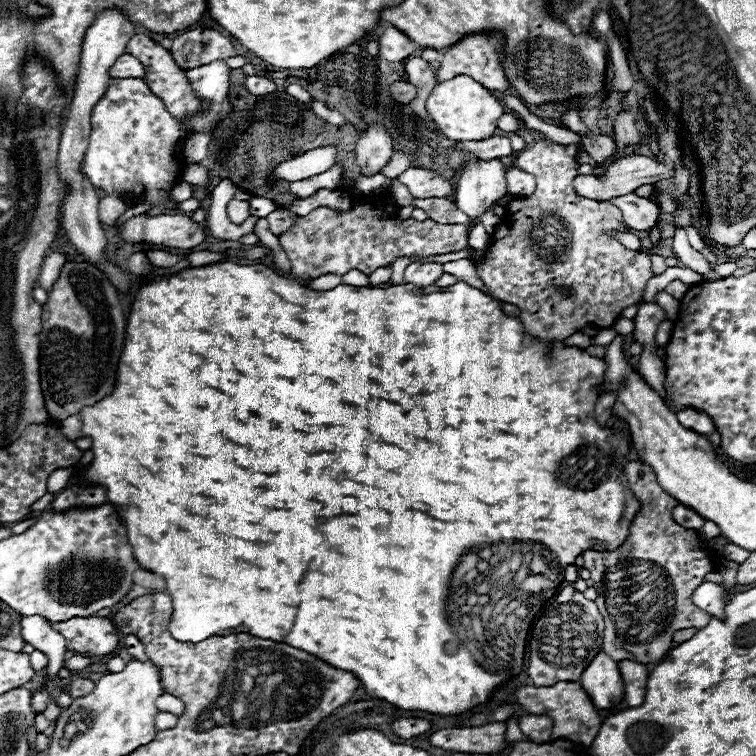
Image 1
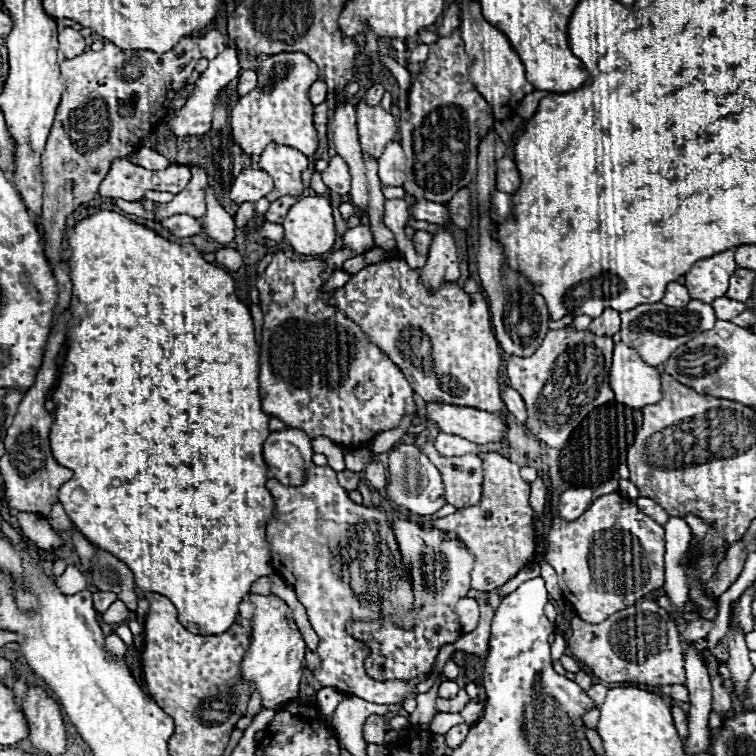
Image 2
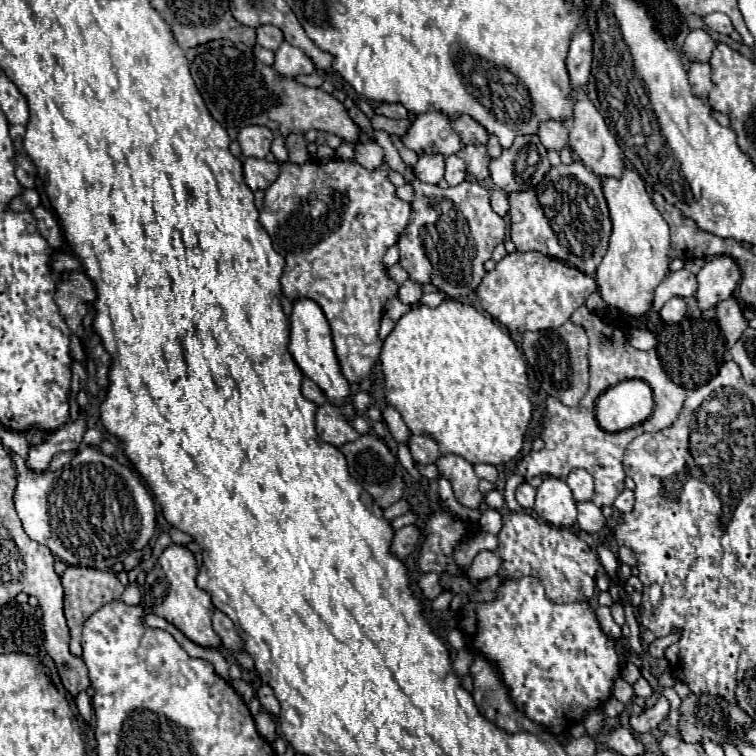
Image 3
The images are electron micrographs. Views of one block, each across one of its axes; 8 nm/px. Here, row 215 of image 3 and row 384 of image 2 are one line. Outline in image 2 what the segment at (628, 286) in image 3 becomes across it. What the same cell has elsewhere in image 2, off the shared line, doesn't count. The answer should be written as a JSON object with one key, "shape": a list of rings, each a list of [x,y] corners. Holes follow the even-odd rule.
{"shape":[[[616,344],[614,346],[614,358],[612,358],[612,368],[610,368],[610,386],[614,390],[614,396],[620,404],[642,410],[648,404],[656,404],[662,394],[660,394],[660,372],[654,366],[646,366],[636,350],[630,350],[626,344]]]}

